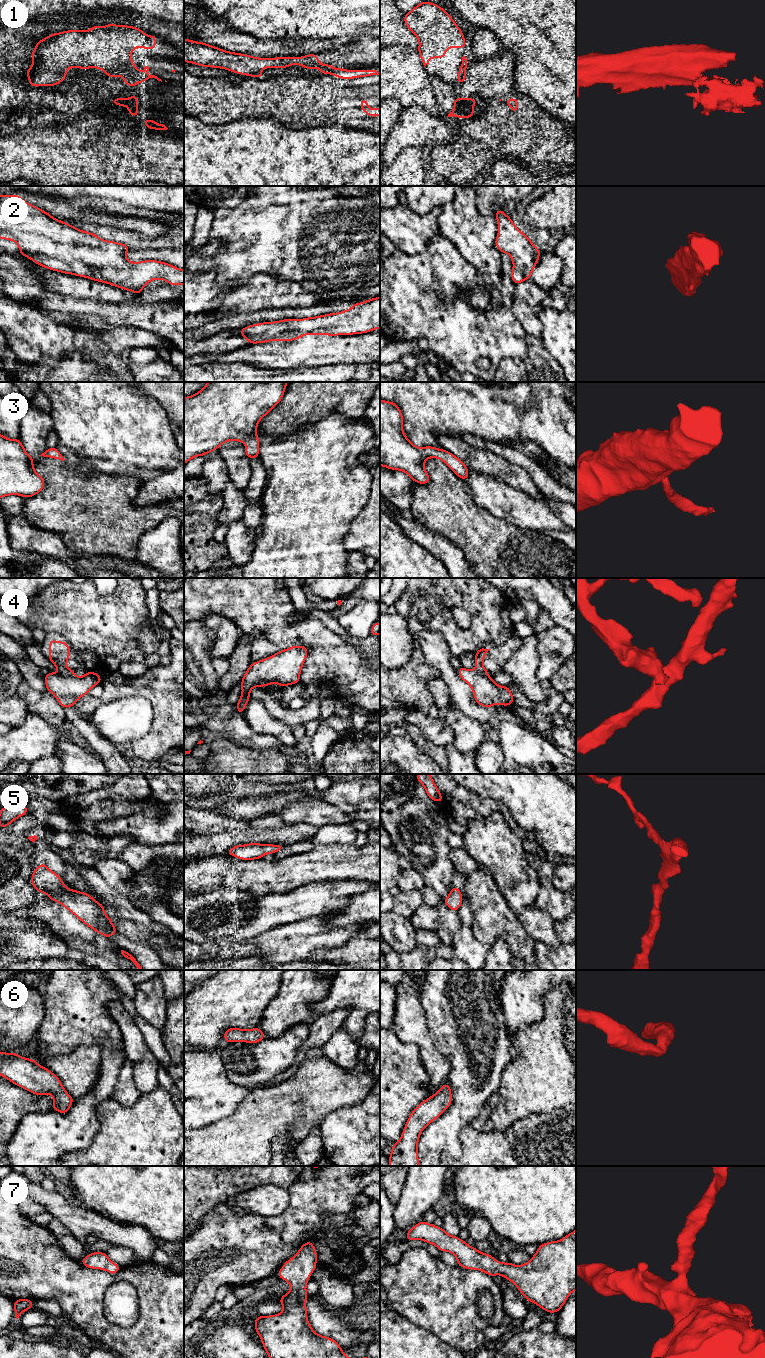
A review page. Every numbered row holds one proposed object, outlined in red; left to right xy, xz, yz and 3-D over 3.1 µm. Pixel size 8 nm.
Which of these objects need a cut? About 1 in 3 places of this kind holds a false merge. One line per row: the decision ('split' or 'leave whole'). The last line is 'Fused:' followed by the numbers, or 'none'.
1: split
2: leave whole
3: leave whole
4: split
5: leave whole
6: leave whole
7: leave whole
Fused: 1, 4

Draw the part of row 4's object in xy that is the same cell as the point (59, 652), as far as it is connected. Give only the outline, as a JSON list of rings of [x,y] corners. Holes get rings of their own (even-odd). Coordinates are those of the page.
[[[51,639],[49,642],[49,657],[48,659],[57,667],[59,672],[64,676],[73,676],[76,671],[69,669],[66,666],[68,657],[71,655],[71,648],[67,646],[67,640],[58,642]]]

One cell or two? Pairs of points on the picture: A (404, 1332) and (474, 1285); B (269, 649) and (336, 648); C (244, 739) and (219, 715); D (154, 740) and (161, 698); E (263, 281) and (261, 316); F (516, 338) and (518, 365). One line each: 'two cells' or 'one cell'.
A: two cells
B: two cells
C: one cell
D: one cell
E: two cells
F: two cells

